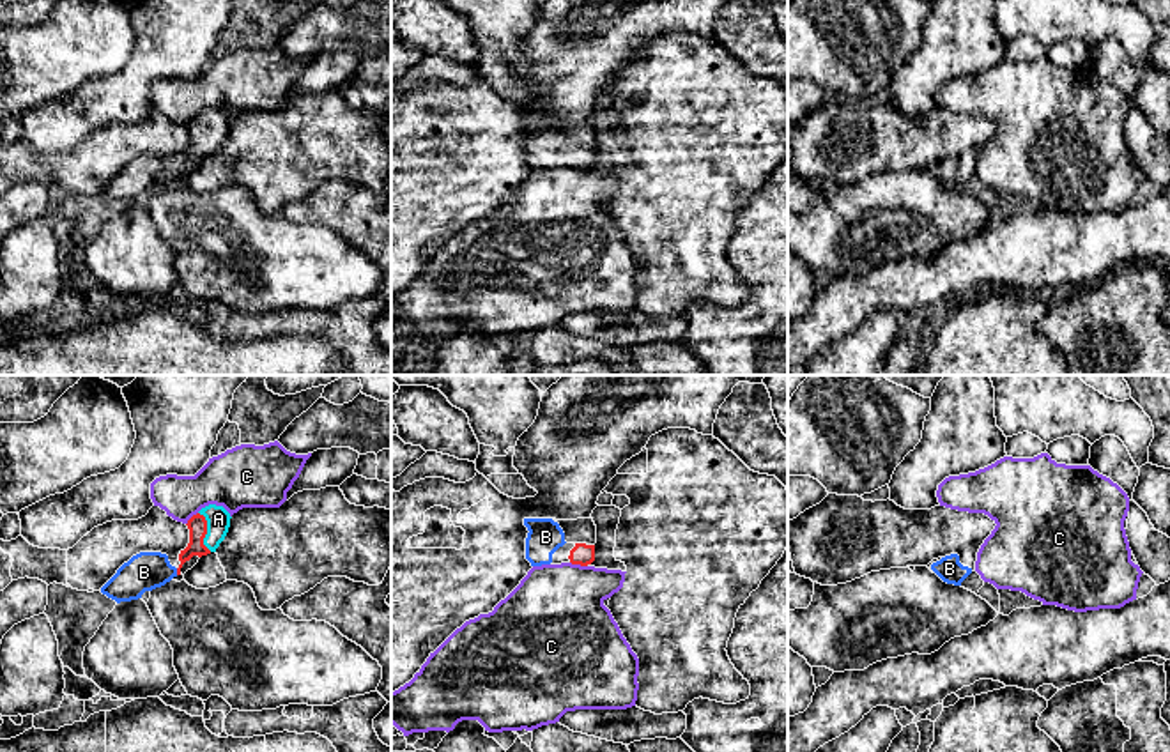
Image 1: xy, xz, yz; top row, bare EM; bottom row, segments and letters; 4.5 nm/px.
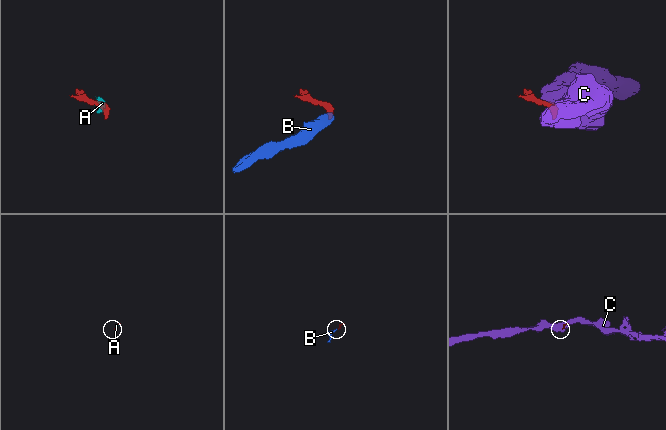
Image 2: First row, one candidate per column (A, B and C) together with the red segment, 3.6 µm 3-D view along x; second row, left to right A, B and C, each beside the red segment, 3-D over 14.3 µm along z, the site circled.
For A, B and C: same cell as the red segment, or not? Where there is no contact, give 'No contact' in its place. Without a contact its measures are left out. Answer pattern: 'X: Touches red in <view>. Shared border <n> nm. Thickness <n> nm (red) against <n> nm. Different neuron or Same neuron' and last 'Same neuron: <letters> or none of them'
A: Touches red in xy. Shared border 190 nm. Thickness 90 nm (red) against 110 nm. Same neuron
B: Touches red in xy. Shared border 30 nm. Thickness 90 nm (red) against 180 nm. Same neuron
C: Touches red in xz. Shared border 80 nm. Thickness 100 nm (red) against 440 nm. Different neuron
Same neuron: A, B

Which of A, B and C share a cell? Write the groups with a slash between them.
A B / C

